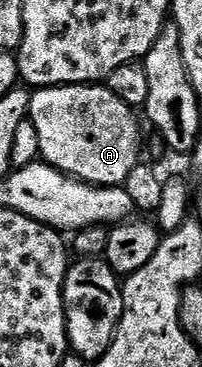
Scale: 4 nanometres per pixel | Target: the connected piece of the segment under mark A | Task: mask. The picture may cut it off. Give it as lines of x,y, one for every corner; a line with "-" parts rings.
105,84
42,86
29,95
28,121
35,124
39,136
40,161
92,186
124,186
127,176
131,176
131,168
142,161
141,126
133,114
136,114
134,107
123,104

